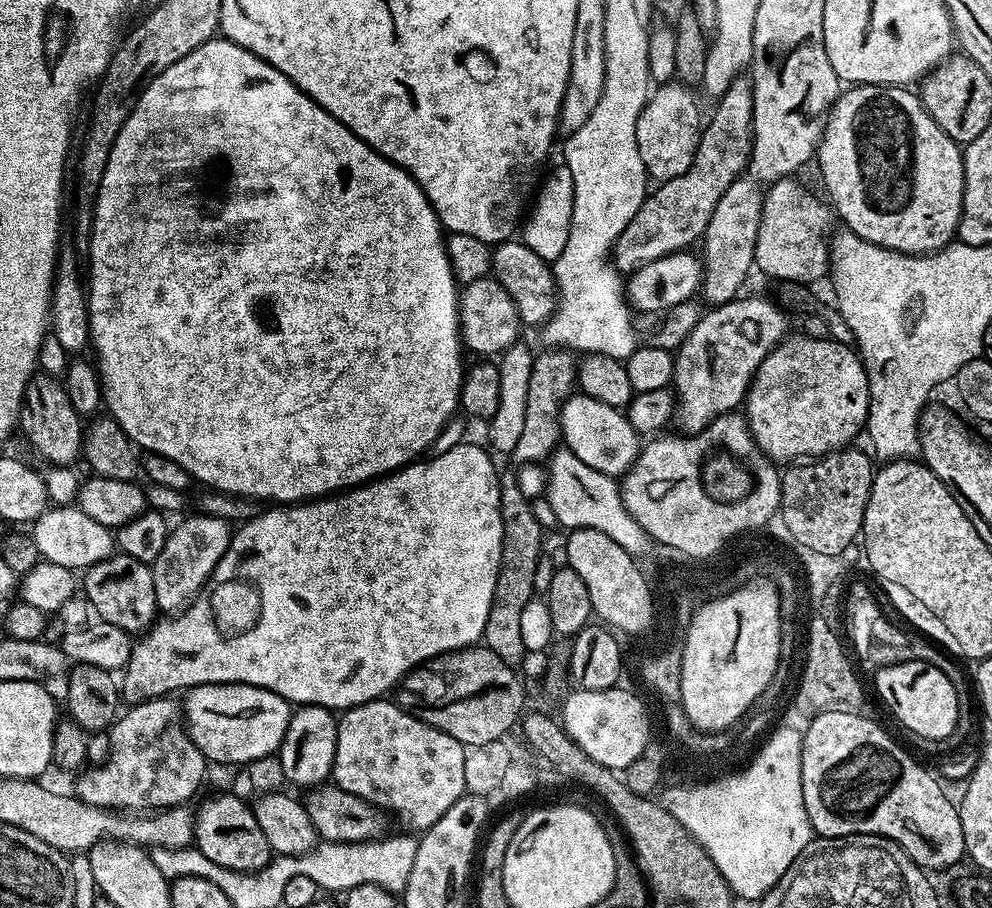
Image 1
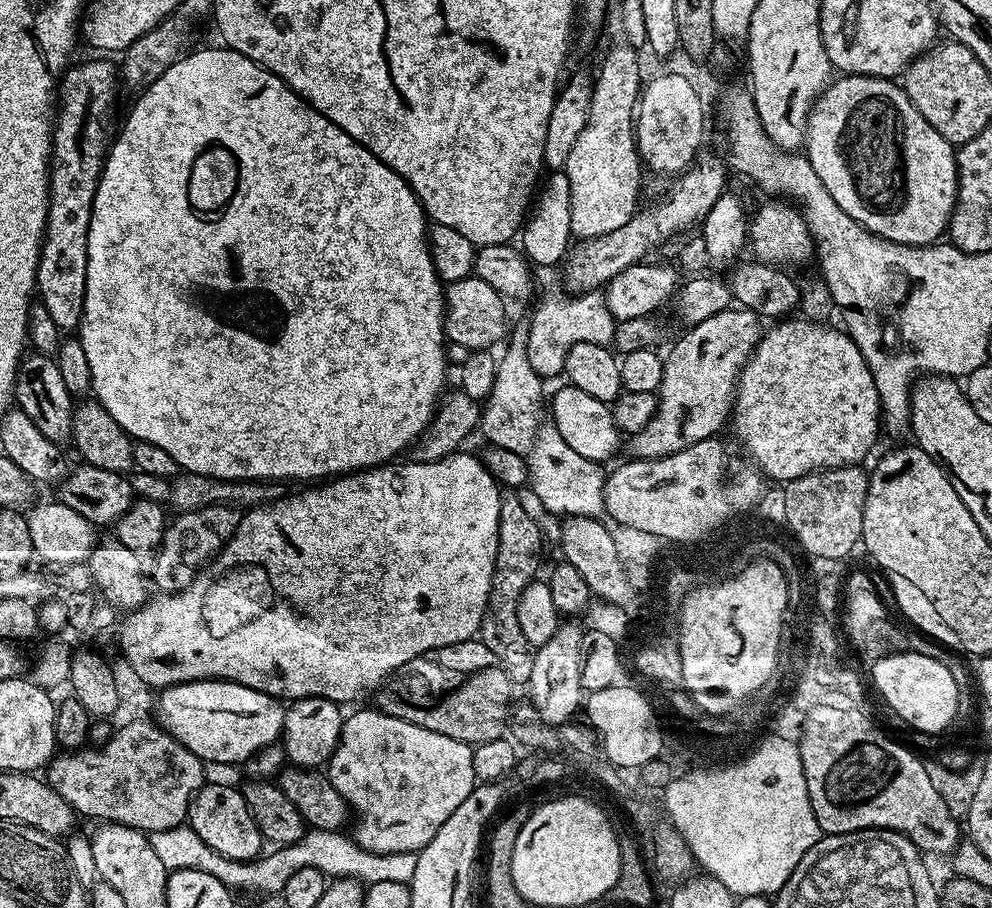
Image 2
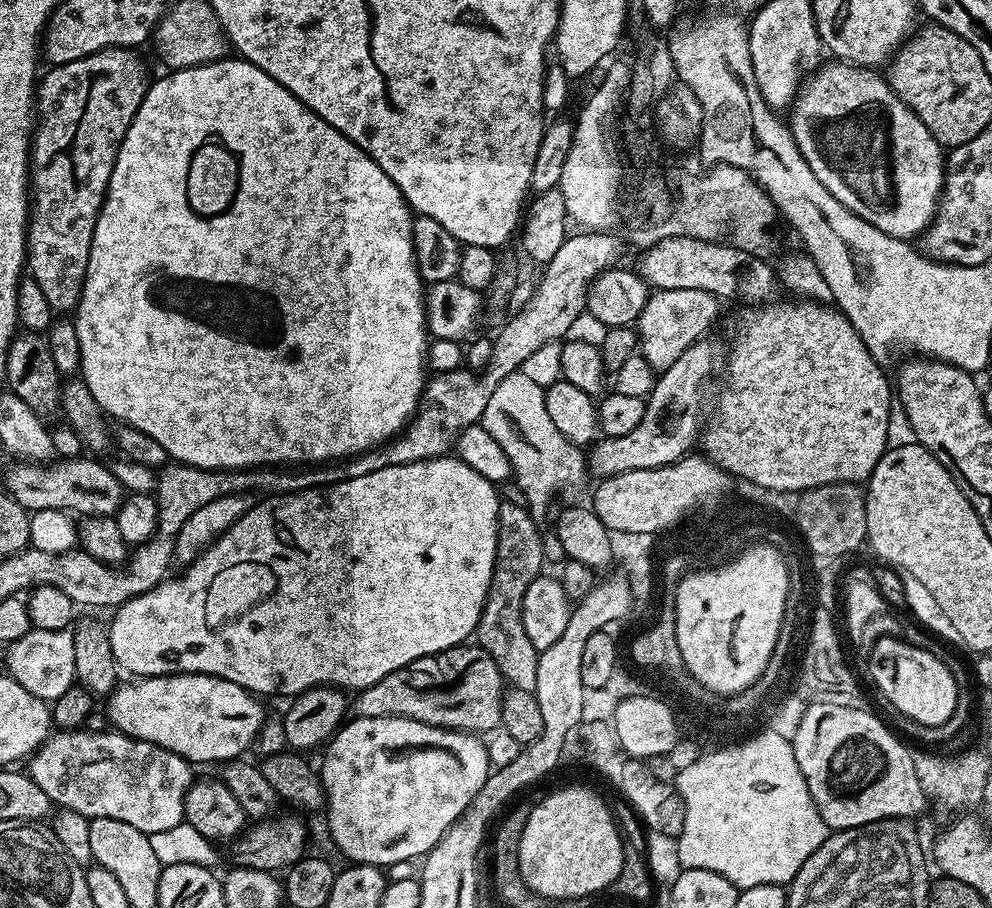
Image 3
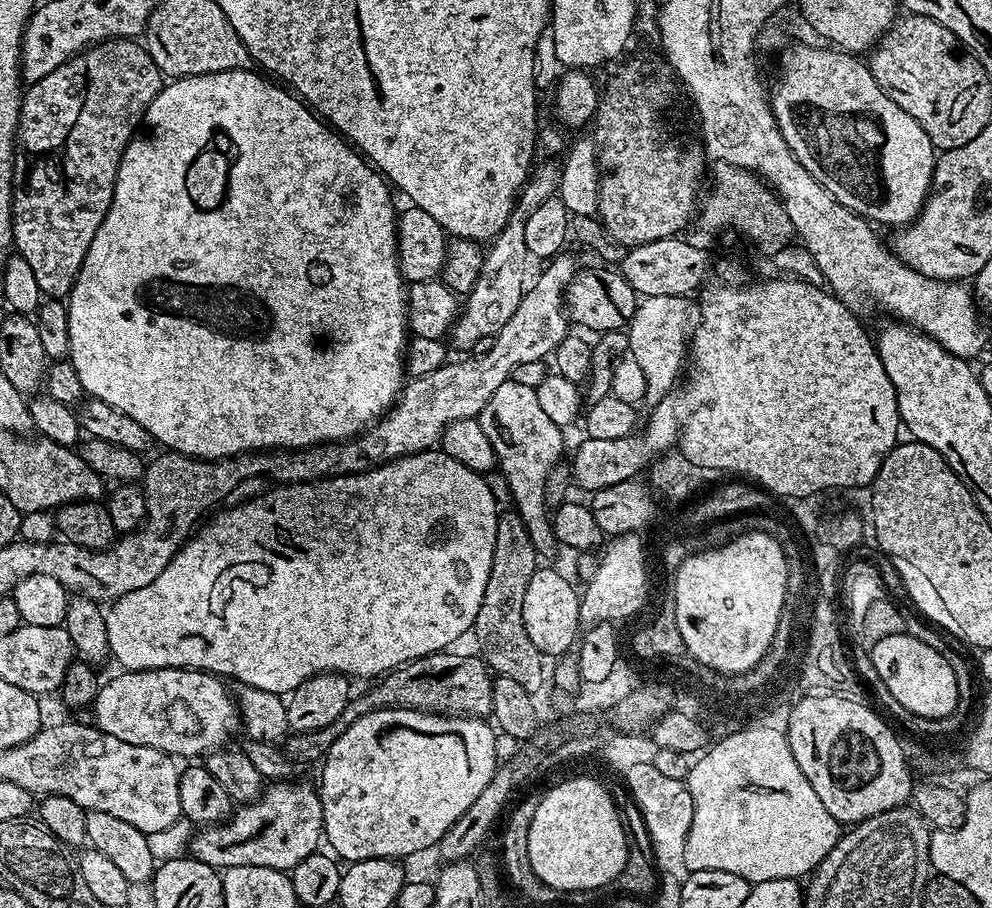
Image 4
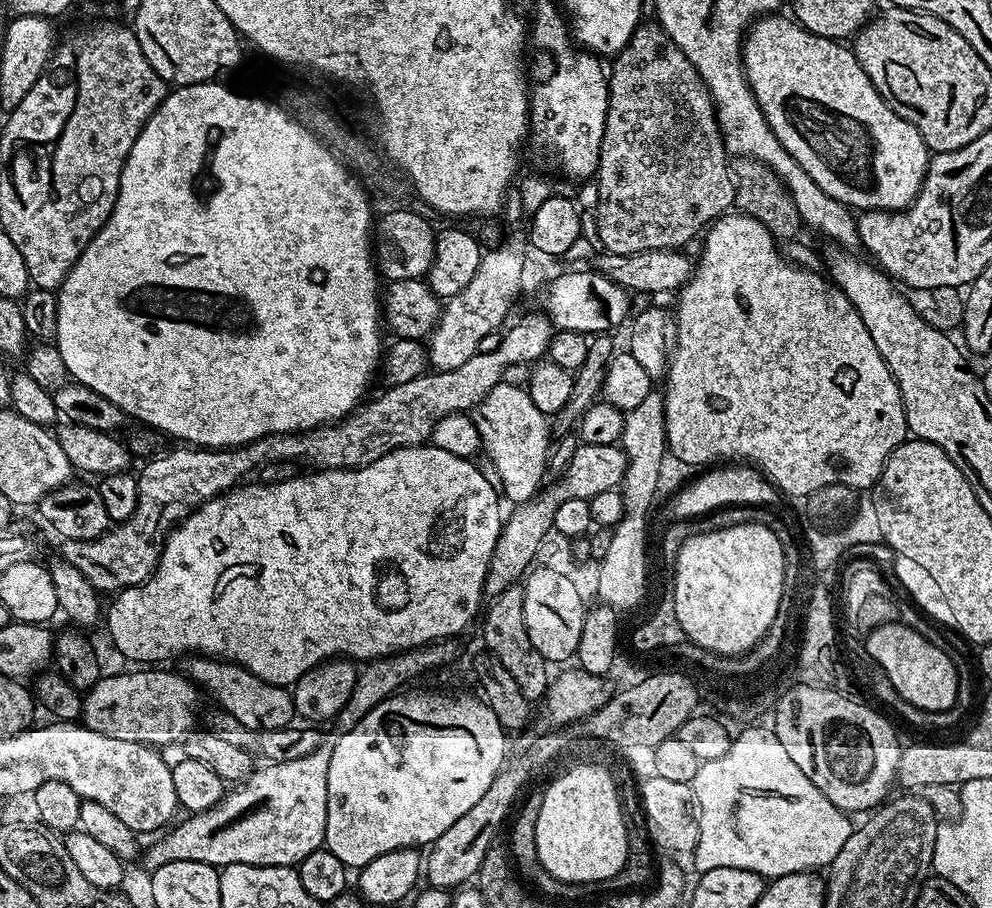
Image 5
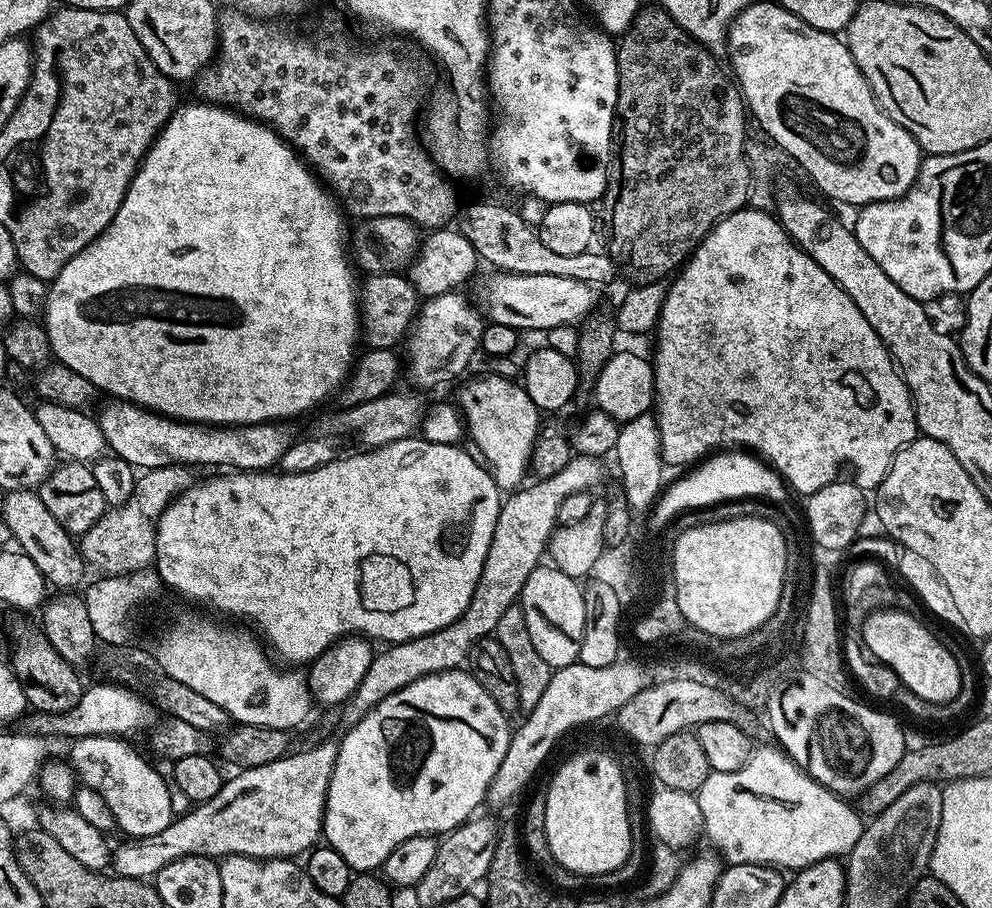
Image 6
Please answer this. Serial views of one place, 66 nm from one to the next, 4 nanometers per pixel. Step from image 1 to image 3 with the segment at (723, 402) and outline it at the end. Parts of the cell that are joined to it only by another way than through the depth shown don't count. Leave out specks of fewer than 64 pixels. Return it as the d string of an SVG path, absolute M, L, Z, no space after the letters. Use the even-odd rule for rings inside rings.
M709 338L695 340L689 348L682 350L674 361L674 366L670 366L666 371L659 373L656 378L656 385L652 388L652 393L646 398L642 422L630 430L630 434L621 436L604 436L597 439L595 443L587 449L586 459L588 471L593 477L603 478L612 475L623 474L630 470L650 470L656 467L666 467L670 464L678 463L685 456L697 447L698 437L702 432L702 420L700 424L700 407L704 404L704 383L716 372L716 363L721 363L722 352L714 341Z

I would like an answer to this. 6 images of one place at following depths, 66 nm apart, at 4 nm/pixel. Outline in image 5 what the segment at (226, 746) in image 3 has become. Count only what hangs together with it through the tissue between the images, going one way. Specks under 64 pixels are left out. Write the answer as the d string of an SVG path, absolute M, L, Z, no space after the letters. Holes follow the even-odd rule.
M144 668L140 670L142 672L102 676L83 697L80 717L83 727L108 738L134 741L156 748L183 743L198 722L196 708L199 689L185 675L156 670Z

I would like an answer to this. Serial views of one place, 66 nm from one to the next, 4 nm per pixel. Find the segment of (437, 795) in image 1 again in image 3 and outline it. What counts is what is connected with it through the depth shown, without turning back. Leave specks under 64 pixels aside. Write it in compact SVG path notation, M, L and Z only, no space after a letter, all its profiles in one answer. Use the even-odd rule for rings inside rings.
M383 716L382 718L352 718L327 741L324 752L324 765L319 765L320 781L324 784L326 813L328 812L328 832L337 848L354 864L375 864L391 866L398 862L416 862L427 857L432 847L452 828L452 823L470 806L470 802L482 790L490 771L490 757L485 741L479 735L470 732L456 732L452 728L430 726L426 722L414 722L401 716Z

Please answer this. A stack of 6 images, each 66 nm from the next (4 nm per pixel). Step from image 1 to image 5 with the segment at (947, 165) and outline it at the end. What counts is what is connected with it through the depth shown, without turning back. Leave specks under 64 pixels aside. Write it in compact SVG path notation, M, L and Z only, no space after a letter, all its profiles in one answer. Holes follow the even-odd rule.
M780 15L759 17L749 27L742 45L744 77L770 130L774 130L778 142L782 142L798 166L839 204L846 204L852 210L874 212L898 212L908 207L920 193L930 159L930 149L922 134L918 134L906 118L898 118L898 114L890 110L878 90L874 90L870 78L866 78L866 70L862 70L851 47L838 40L815 36L795 19Z

